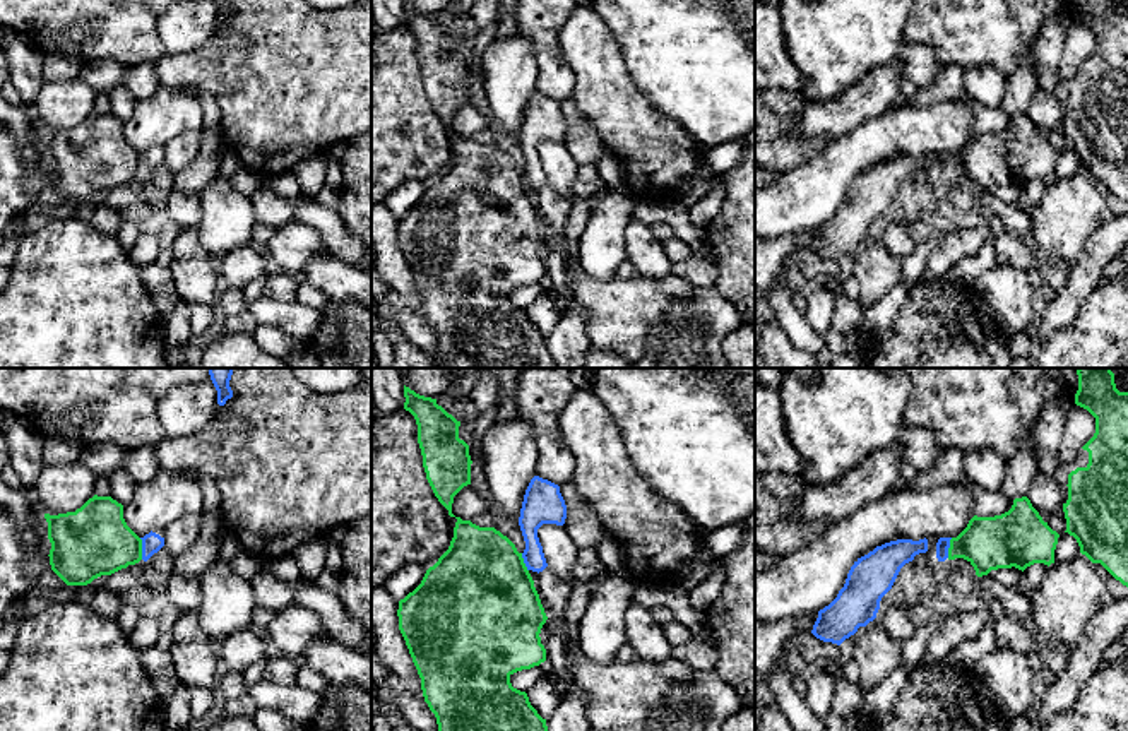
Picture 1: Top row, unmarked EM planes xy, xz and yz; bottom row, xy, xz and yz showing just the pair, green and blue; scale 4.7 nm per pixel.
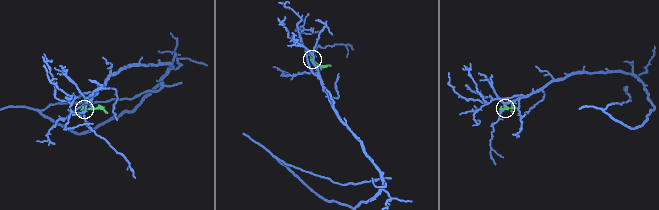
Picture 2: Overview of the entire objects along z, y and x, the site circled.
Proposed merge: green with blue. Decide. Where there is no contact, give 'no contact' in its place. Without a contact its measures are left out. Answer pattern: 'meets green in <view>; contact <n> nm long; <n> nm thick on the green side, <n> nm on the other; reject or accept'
meets green in xy; contact 110 nm long; 340 nm thick on the green side, 100 nm on the other; reject

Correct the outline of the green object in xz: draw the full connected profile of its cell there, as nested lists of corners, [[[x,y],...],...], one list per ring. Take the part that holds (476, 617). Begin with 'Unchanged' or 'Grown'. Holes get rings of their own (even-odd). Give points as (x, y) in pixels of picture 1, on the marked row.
Unchanged. [[[455,517],[448,550],[421,584],[399,601],[399,630],[421,678],[438,731],[548,731],[510,676],[546,661],[541,628],[548,616],[515,544],[495,527]]]

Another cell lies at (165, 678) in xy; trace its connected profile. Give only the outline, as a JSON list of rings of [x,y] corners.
[[[166,666],[156,673],[151,675],[152,683],[159,690],[161,695],[168,695],[176,681],[176,675],[173,671],[173,666]]]

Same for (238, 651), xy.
[[[246,627],[223,640],[217,657],[228,671],[243,673],[248,666],[265,659],[270,652],[269,640],[258,637]]]

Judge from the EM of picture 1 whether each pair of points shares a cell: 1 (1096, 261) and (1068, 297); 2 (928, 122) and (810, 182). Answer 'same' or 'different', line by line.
1: same
2: same

